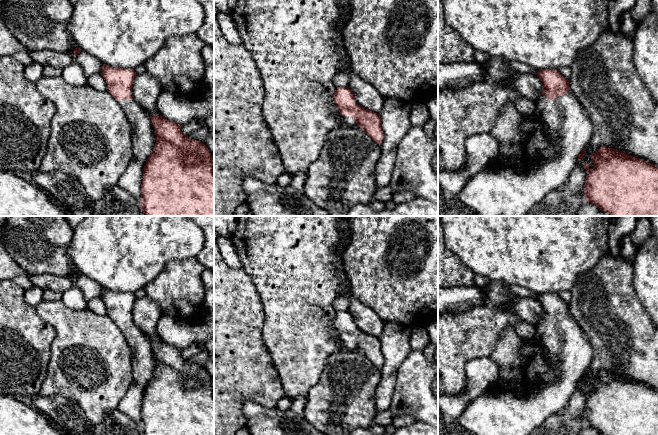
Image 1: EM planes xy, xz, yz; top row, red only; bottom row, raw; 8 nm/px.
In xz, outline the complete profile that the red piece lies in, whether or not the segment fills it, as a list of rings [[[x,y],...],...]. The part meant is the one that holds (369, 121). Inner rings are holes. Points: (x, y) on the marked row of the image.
[[[337,87],[334,102],[343,116],[345,126],[359,126],[376,143],[381,144],[384,141],[380,115],[360,106],[351,89]]]

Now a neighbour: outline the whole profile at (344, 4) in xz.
[[[338,0],[338,2],[342,9],[342,15],[338,23],[334,26],[334,29],[341,31],[350,16],[350,0]]]

